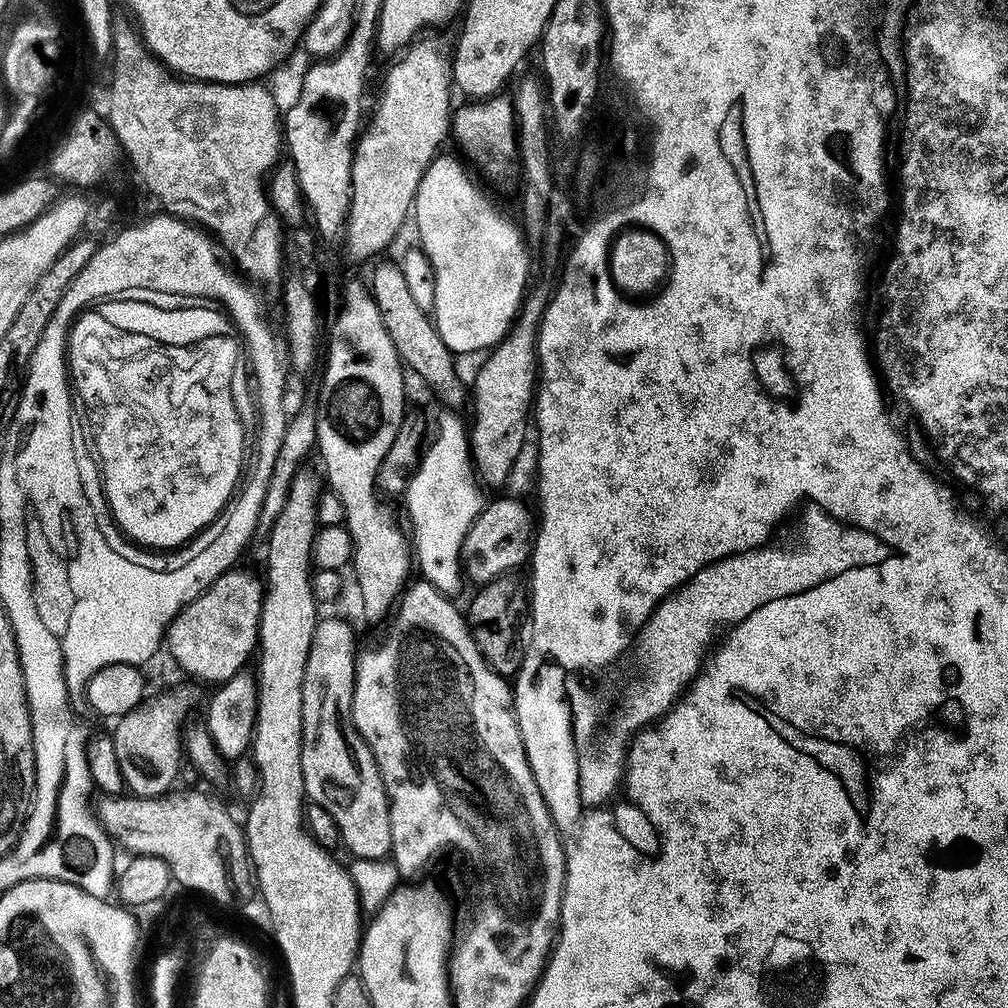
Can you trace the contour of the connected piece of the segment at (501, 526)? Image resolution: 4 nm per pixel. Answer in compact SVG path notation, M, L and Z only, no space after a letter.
M501 495L501 500L489 499L470 526L460 551L462 571L476 586L489 584L500 576L507 576L529 563L534 539L534 512L527 508L523 499Z

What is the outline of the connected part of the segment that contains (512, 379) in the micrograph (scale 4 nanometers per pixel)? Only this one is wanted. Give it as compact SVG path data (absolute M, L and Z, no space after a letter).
M533 283L526 291L520 315L511 331L496 345L470 386L470 407L474 410L469 425L469 448L477 479L487 488L505 487L509 472L530 432L530 419L538 382L537 334L546 306L552 300L553 285Z

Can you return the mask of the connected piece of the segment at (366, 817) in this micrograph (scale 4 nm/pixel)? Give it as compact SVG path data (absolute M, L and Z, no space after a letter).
M321 619L314 630L314 638L310 642L310 654L306 662L306 678L304 679L304 698L300 705L300 716L308 719L308 725L302 728L302 778L304 779L304 791L307 799L313 804L317 804L329 812L330 818L337 824L339 839L343 847L348 847L355 859L385 859L391 853L392 839L390 838L390 810L388 809L388 795L382 782L382 774L376 765L374 754L370 746L358 734L358 730L352 721L352 699L354 698L354 682L356 681L356 658L358 647L356 648L356 636L352 633L353 625L346 619Z

